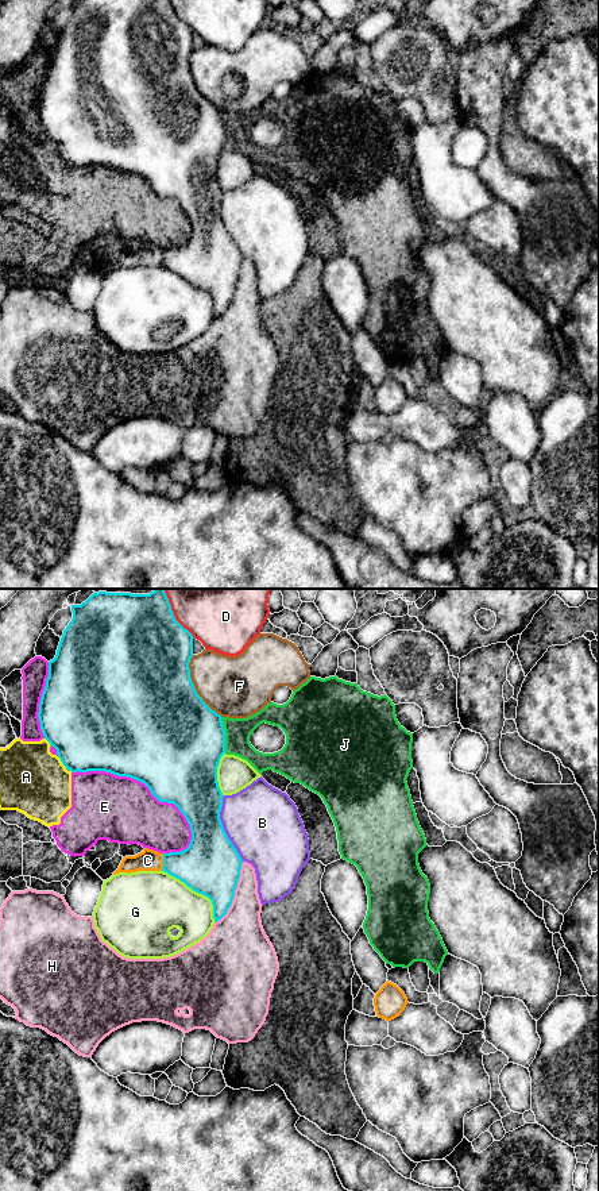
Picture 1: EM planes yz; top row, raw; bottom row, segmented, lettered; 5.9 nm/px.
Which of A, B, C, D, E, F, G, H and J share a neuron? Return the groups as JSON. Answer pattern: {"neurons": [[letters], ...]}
{"neurons": [["A", "E"], ["B"], ["C"], ["D"], ["F"], ["G"], ["H"], ["J"]]}

